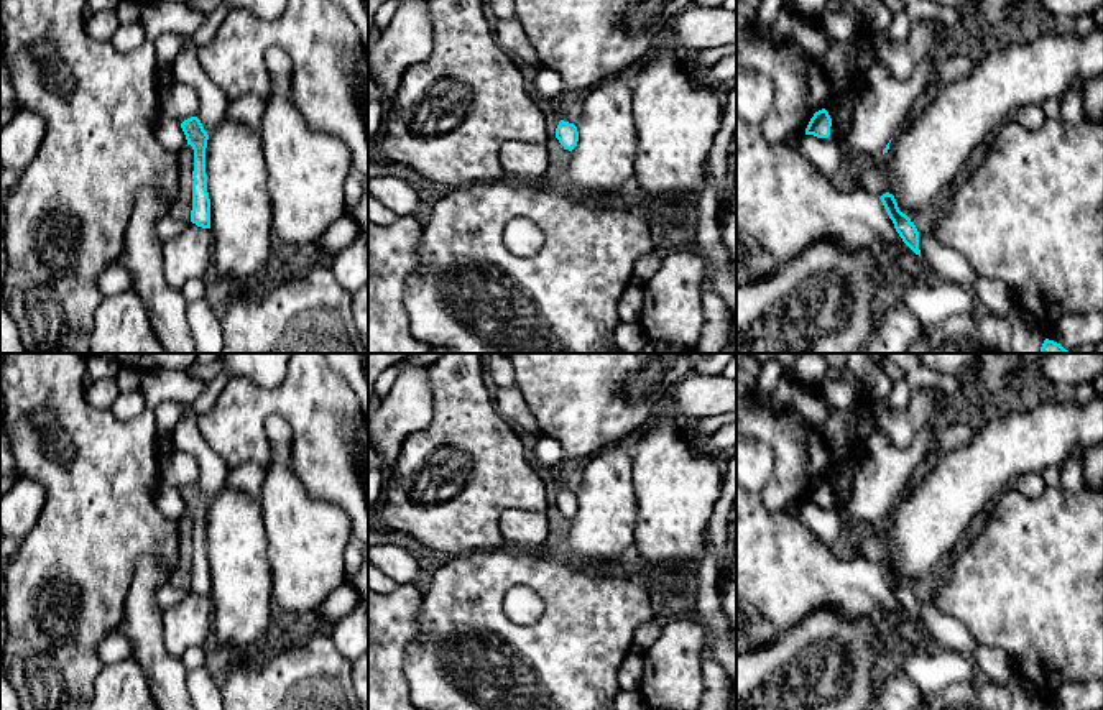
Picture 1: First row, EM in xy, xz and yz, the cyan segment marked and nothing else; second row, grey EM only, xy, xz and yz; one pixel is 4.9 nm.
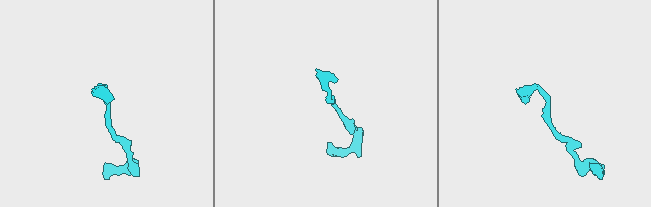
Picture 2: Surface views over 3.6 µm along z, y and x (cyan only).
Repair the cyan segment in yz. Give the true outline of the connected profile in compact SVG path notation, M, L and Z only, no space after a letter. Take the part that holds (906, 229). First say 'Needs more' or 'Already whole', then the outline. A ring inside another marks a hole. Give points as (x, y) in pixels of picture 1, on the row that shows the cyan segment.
Already whole. M886 192L881 197L881 202L889 215L889 219L894 224L896 232L902 238L902 242L921 256L919 250L919 232L914 225L914 222L899 210L898 202L893 194Z

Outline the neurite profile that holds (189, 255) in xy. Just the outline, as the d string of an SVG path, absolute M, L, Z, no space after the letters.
M191 225L161 245L164 278L181 291L192 279L209 279L212 271L214 233L210 228Z

